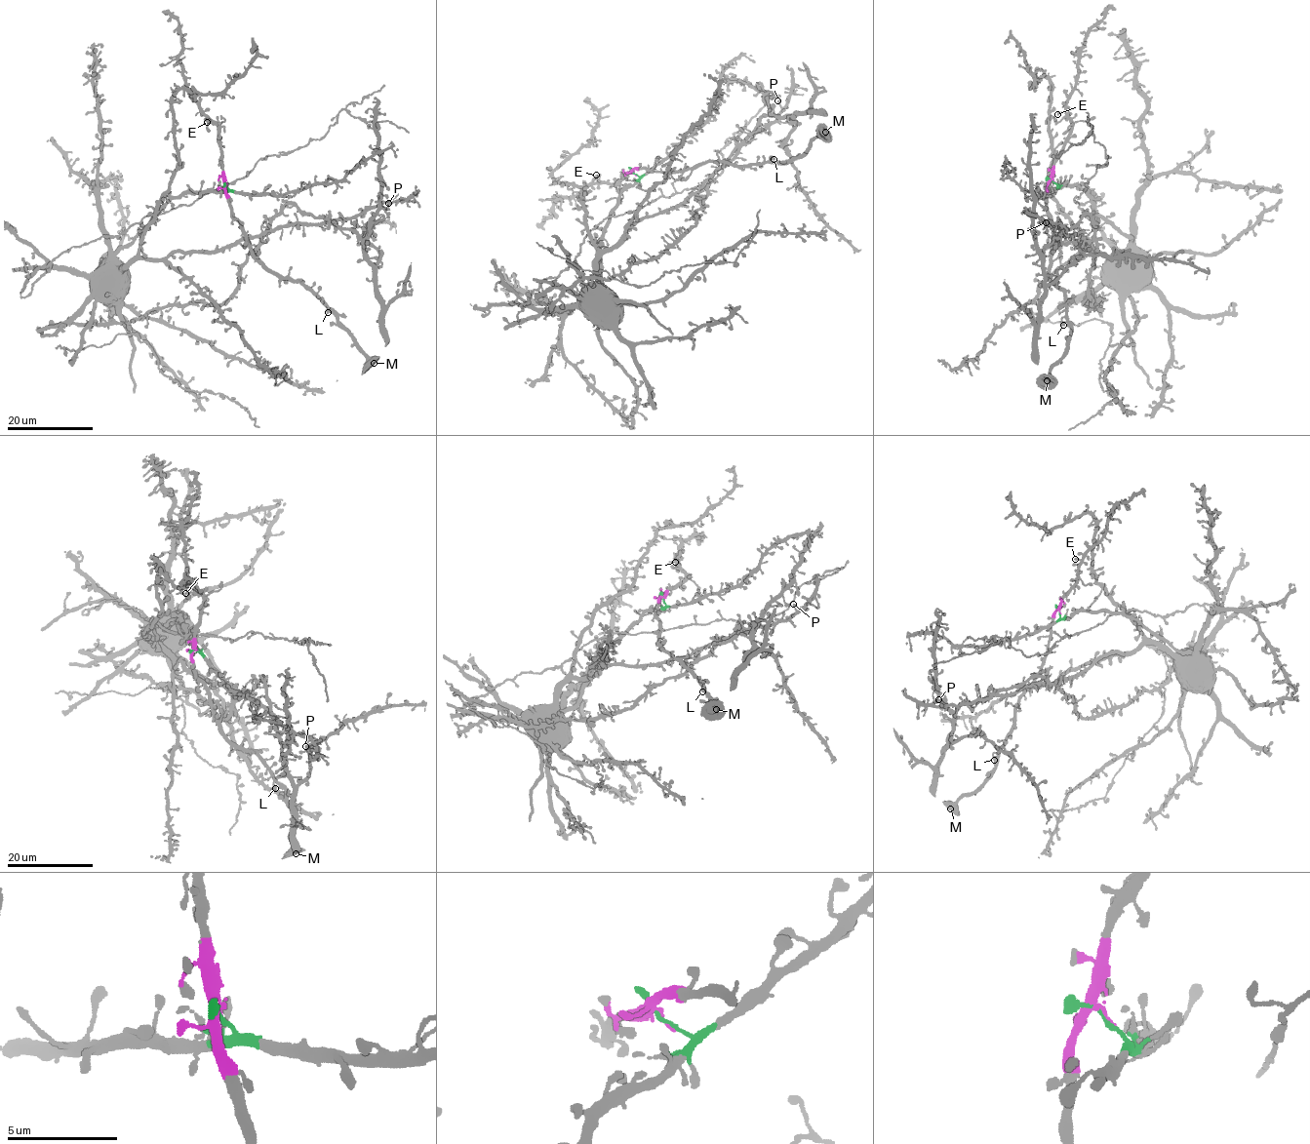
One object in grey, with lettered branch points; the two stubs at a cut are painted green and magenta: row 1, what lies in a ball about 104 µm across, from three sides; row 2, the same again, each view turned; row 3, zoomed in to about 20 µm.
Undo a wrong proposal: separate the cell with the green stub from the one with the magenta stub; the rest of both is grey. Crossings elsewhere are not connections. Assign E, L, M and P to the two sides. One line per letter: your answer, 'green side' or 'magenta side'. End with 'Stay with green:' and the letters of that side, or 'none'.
E: magenta side
L: magenta side
M: magenta side
P: green side
Stay with green: P

